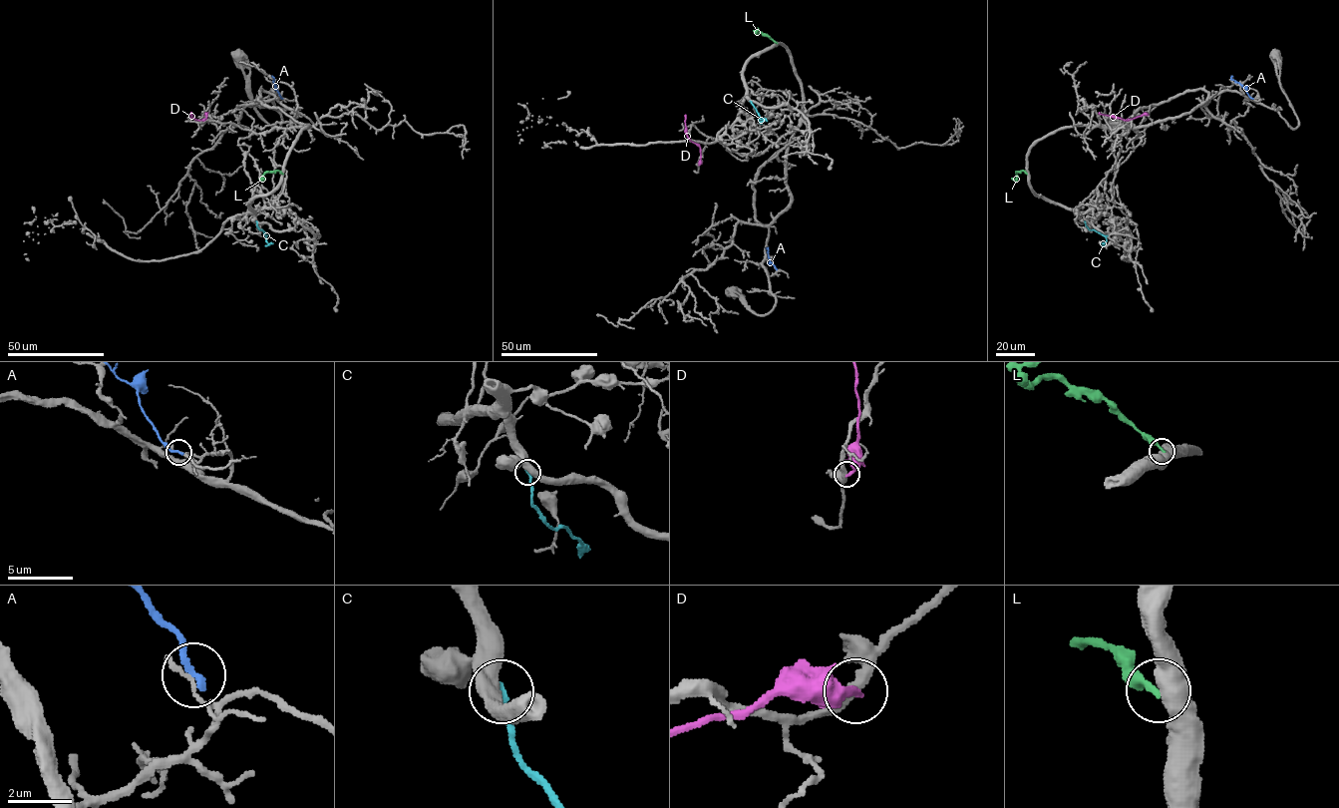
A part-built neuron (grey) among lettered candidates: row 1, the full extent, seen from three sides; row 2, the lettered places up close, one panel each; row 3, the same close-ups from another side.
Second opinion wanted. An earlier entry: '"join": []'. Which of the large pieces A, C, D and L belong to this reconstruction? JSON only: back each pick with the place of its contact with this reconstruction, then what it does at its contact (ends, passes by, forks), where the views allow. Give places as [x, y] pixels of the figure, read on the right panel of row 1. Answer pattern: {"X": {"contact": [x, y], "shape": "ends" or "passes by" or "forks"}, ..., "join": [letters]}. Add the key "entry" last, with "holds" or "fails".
{"join": [], "entry": "holds"}

